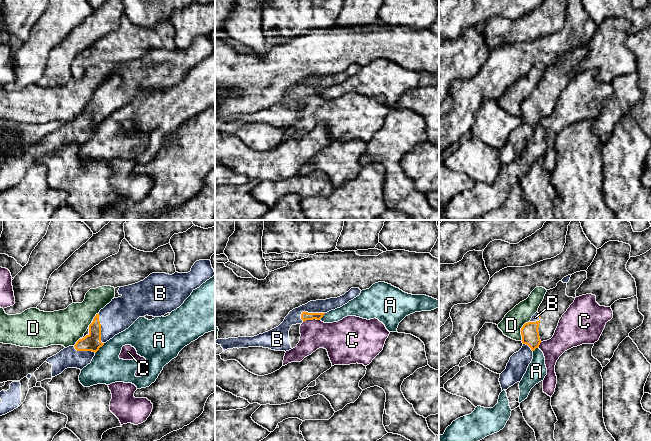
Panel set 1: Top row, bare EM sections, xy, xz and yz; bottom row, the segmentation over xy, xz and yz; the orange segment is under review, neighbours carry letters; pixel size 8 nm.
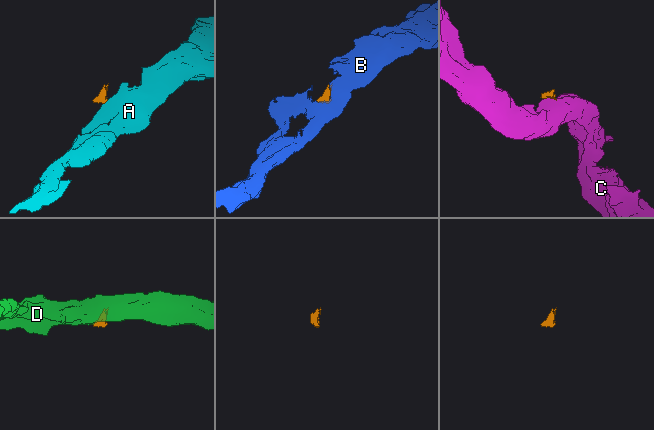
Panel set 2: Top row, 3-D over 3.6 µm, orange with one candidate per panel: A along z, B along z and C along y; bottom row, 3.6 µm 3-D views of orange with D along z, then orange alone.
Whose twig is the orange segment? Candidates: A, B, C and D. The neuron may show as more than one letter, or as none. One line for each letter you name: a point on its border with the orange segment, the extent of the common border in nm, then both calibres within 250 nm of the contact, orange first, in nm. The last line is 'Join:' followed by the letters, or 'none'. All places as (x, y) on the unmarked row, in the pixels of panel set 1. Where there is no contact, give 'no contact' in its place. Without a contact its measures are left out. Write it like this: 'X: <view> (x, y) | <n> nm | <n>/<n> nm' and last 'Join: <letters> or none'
B: xz (310, 89) | 200 nm | 70/110 nm
Join: B

